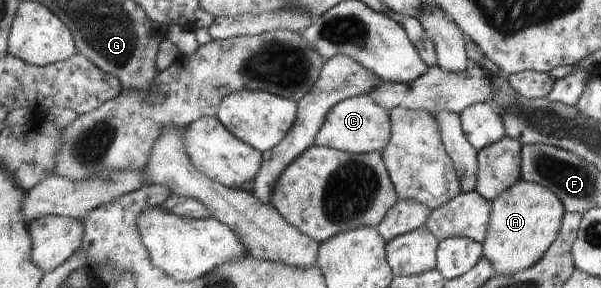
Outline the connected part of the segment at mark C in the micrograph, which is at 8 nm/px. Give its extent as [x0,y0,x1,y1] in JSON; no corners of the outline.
[314,94,392,154]

